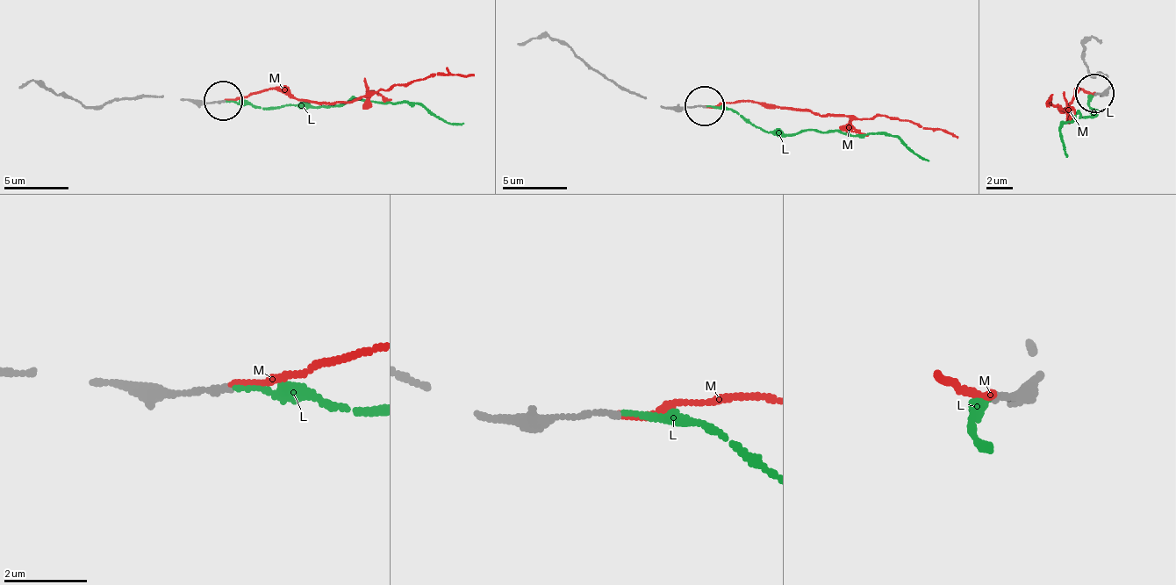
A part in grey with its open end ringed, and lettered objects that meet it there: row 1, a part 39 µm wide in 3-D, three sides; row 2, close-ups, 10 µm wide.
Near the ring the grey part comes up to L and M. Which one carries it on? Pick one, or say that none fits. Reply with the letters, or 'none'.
L

